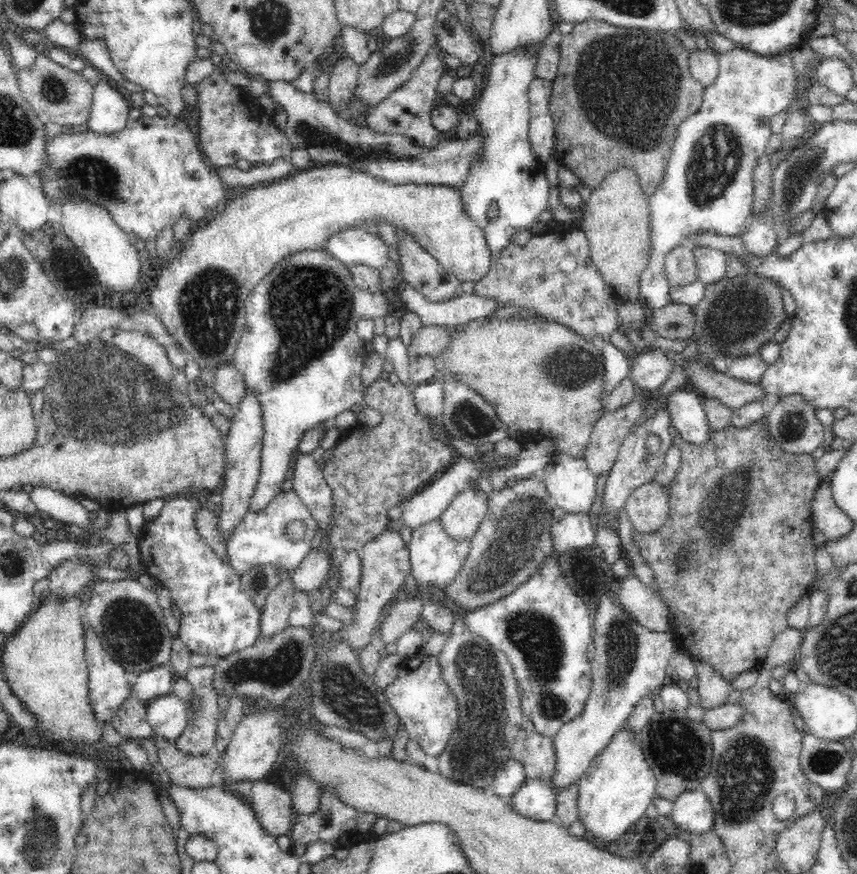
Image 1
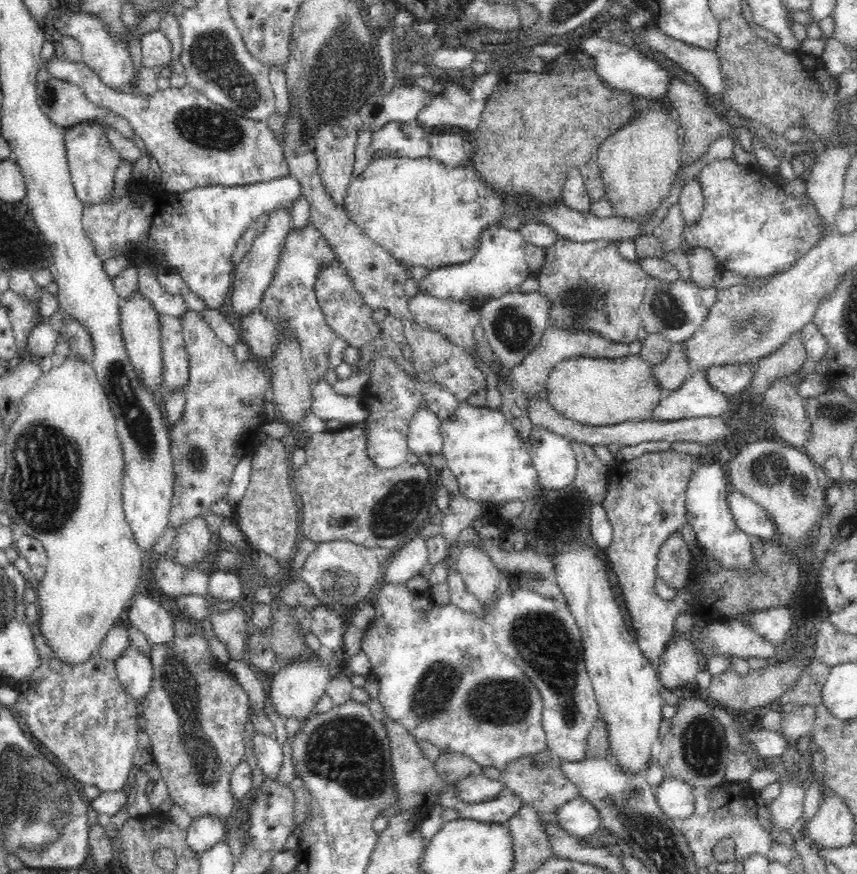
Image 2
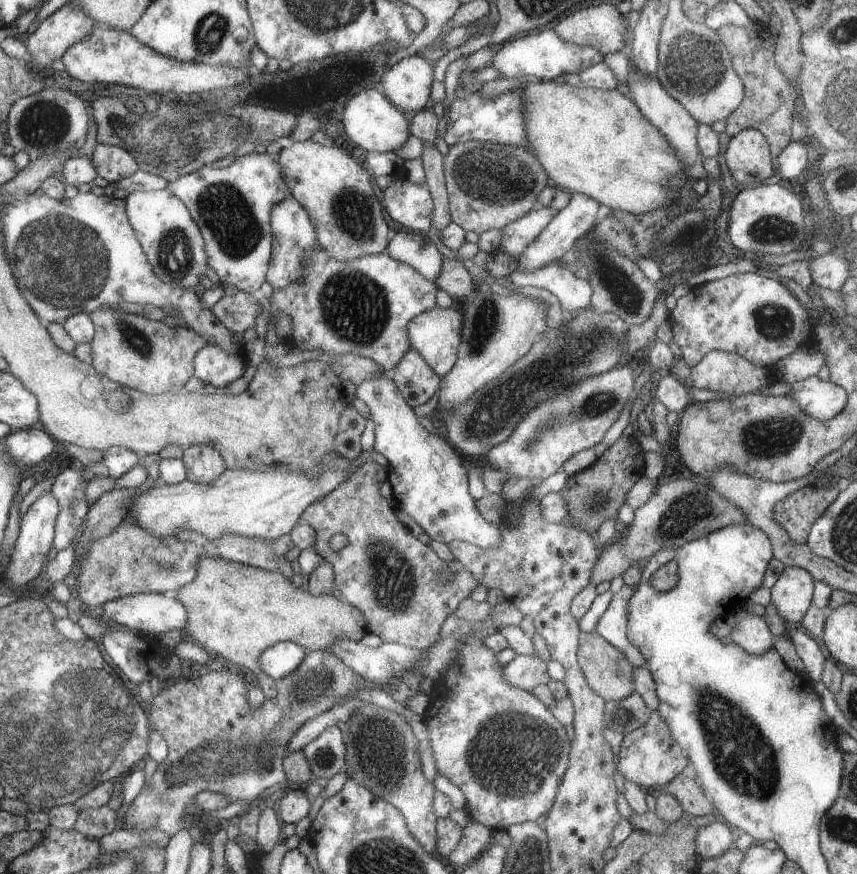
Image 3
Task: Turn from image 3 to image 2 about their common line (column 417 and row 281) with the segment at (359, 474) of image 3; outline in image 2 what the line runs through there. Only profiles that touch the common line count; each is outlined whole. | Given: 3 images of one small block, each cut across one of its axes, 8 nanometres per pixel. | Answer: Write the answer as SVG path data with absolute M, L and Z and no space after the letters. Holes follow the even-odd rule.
M564 237L546 249L545 261L538 275L538 294L550 302L548 326L563 330L589 331L615 343L632 344L641 325L641 302L650 275L639 260L628 260L617 249L617 243L604 239L573 241Z

